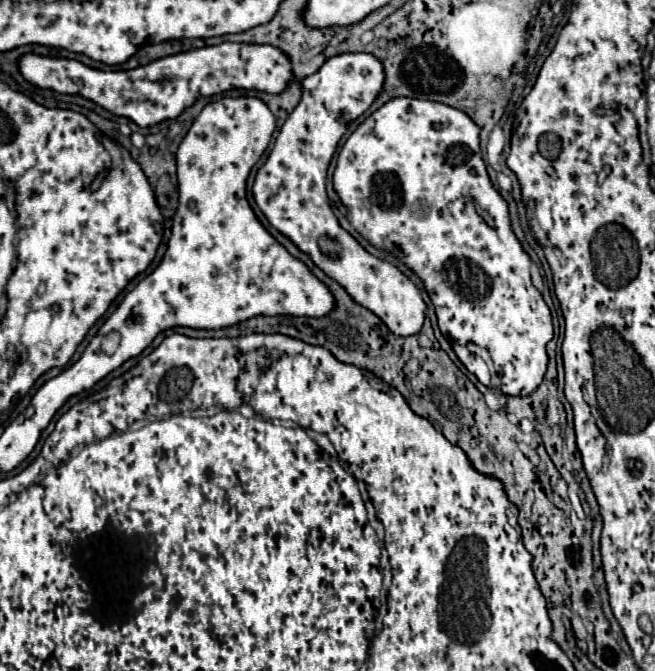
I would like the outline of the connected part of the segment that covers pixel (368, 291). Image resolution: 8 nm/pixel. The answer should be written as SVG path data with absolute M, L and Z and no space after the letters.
M339 53L335 57L329 57L319 71L315 71L313 75L305 77L301 81L301 101L295 107L295 111L287 117L287 123L281 127L275 145L265 161L263 167L259 167L257 175L255 175L255 183L253 183L253 197L257 207L263 211L263 215L267 217L267 221L279 231L283 233L287 239L291 239L303 253L307 253L311 257L311 261L331 279L335 279L349 295L355 303L359 303L361 307L369 309L371 313L375 313L387 327L391 333L407 337L407 335L415 335L421 331L423 319L425 319L425 301L421 299L419 289L415 287L415 283L403 275L395 265L373 257L371 253L367 253L337 221L337 217L331 211L329 205L329 197L325 191L325 183L327 183L327 169L329 163L335 155L337 143L343 137L343 123L349 125L353 119L361 117L371 103L377 99L377 95L381 93L385 83L385 71L383 71L383 63L371 55L371 53Z

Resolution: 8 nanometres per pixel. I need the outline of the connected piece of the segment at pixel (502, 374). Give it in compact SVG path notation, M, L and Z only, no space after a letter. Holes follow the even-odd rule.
M409 97L391 99L345 141L333 173L333 185L347 207L347 219L355 231L373 247L399 257L423 281L435 305L439 329L451 341L467 371L485 387L501 389L505 395L531 395L547 371L545 345L553 339L551 311L531 283L531 259L511 229L505 199L487 175L479 149L479 127L463 111L443 103ZM479 209L491 215L493 225L485 223Z

